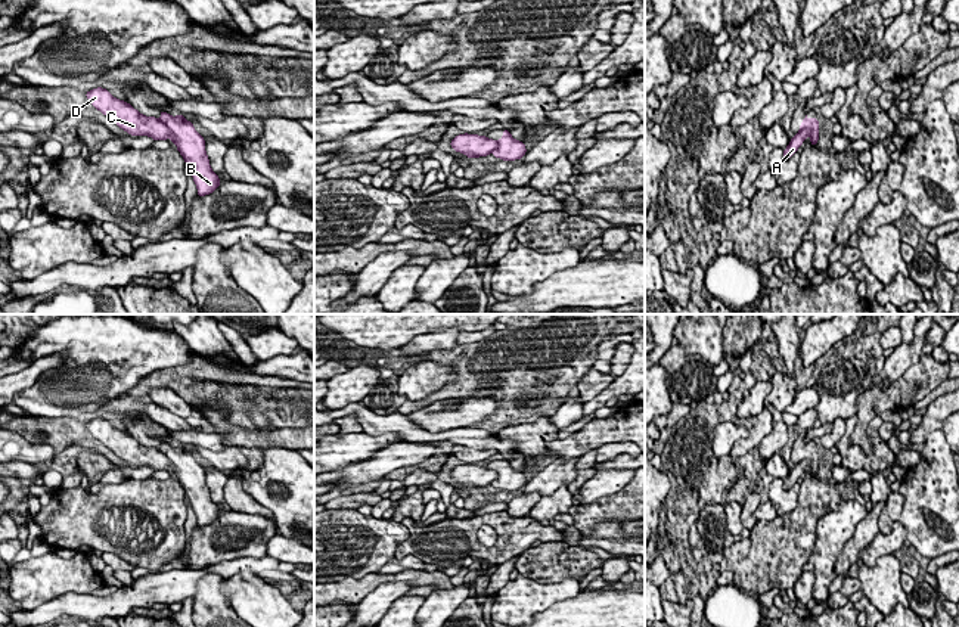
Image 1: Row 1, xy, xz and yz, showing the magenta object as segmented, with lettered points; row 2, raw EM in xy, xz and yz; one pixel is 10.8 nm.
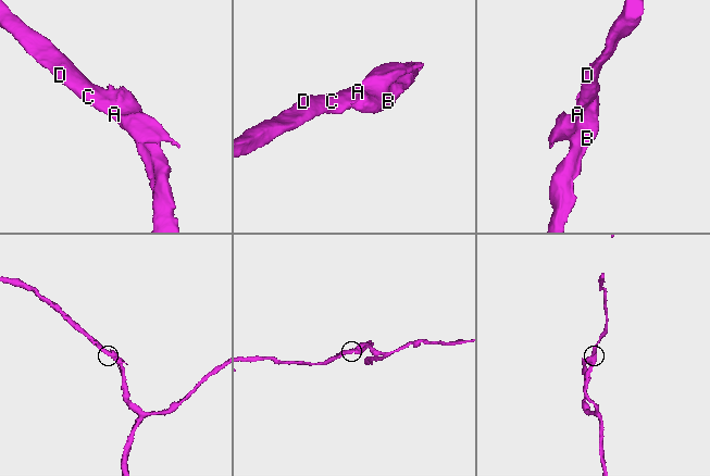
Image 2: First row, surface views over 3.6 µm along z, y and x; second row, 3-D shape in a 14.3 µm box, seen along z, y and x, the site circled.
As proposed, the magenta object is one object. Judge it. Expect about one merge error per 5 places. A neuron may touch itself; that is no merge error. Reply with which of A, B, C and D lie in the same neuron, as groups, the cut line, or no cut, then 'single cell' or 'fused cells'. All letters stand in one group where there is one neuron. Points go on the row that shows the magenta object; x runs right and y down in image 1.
A C D / B | xy (161, 120), (171, 136) | fused cells

